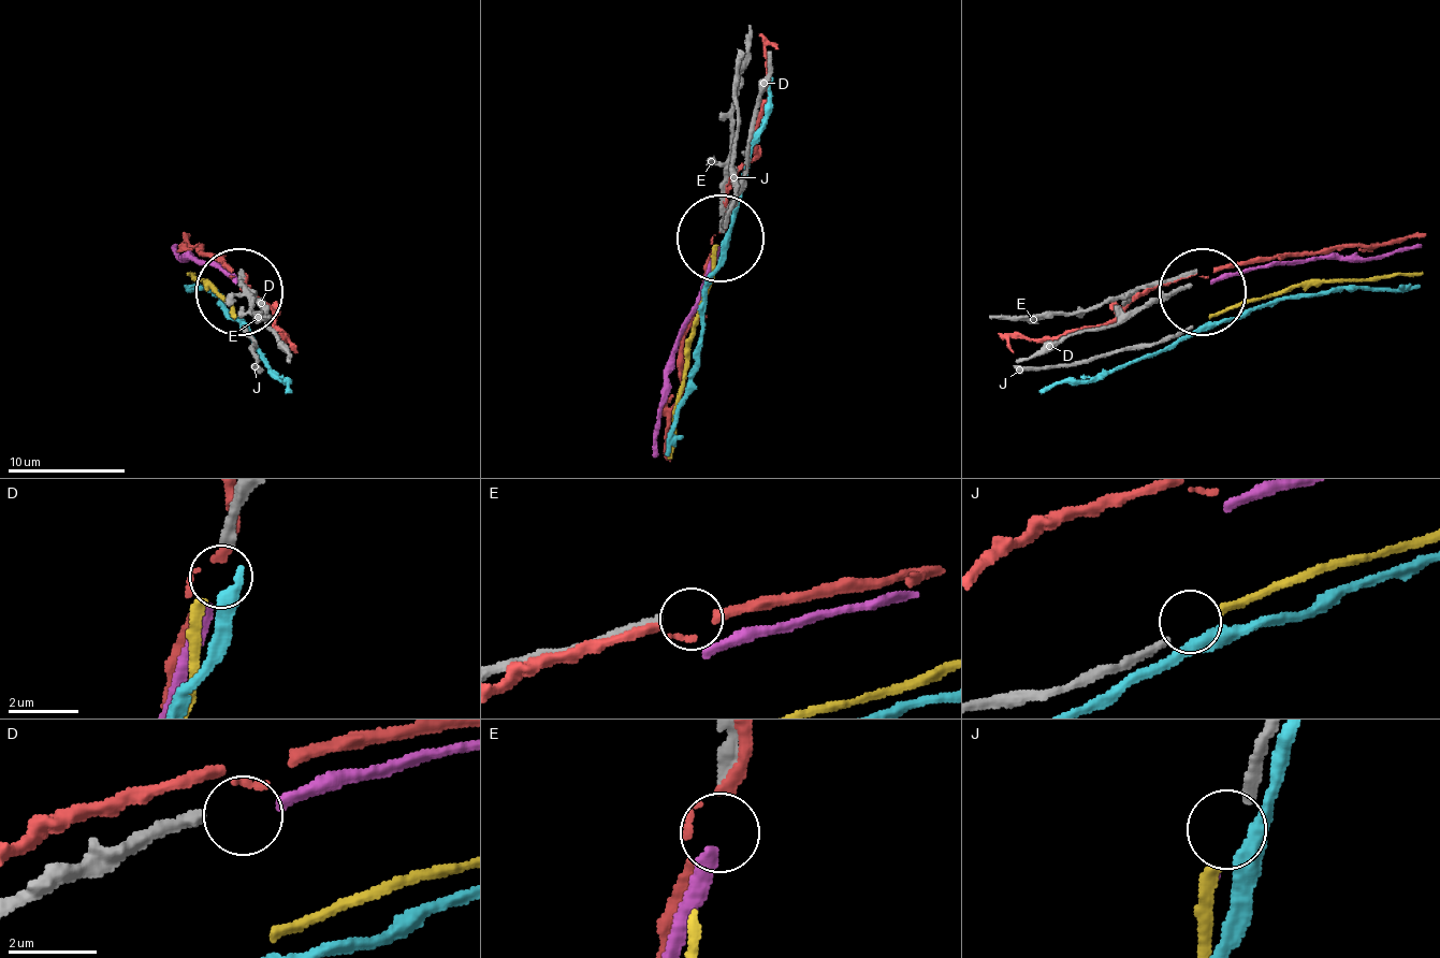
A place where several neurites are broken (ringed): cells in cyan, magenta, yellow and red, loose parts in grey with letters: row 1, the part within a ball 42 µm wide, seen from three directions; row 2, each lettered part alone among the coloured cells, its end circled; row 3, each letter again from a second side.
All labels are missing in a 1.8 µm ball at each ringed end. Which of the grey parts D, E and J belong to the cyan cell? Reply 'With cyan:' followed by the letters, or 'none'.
With cyan: none

